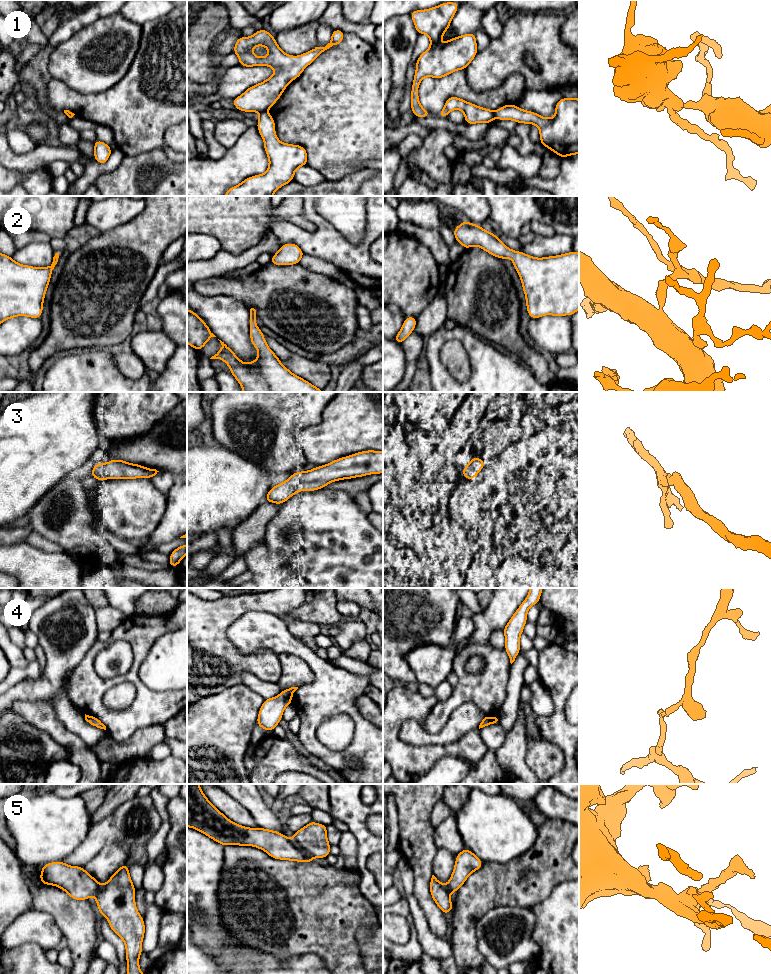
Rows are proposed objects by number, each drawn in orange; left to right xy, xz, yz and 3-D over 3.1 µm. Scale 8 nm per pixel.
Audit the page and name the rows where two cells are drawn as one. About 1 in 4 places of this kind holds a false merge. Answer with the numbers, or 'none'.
1

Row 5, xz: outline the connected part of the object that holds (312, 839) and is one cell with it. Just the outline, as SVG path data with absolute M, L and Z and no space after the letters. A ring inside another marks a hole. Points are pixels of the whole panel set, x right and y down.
M187 784L187 827L198 830L223 846L253 846L264 850L270 857L279 860L310 863L313 858L326 858L331 854L326 825L311 821L296 831L292 840L289 840L285 834L274 830L238 825L230 821L207 799L199 784Z

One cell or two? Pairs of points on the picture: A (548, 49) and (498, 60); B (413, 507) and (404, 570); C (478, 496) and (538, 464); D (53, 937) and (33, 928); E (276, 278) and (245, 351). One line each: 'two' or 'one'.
A: one
B: two
C: one
D: one
E: two

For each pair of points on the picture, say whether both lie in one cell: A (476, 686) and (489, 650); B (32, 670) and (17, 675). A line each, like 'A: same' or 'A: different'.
A: same
B: same

